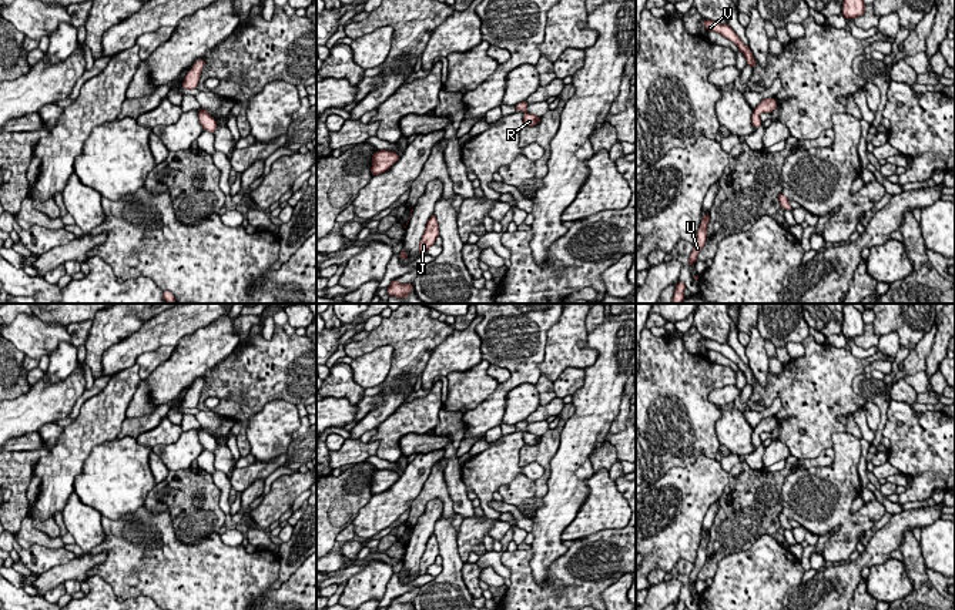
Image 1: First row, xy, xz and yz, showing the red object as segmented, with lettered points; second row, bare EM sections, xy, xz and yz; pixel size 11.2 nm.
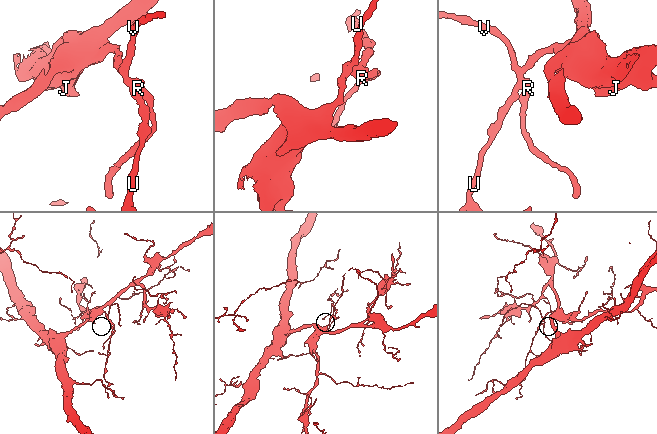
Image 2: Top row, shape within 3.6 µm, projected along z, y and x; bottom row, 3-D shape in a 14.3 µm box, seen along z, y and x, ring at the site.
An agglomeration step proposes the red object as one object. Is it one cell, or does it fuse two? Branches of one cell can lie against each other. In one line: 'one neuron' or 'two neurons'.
one neuron

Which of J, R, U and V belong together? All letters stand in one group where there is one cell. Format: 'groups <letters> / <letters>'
groups J R U V

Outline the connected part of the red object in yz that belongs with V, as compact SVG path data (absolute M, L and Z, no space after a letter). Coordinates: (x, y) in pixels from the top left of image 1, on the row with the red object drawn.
M704 20L704 21L701 21L701 24L704 24L708 31L720 33L721 36L724 36L726 38L733 41L738 47L738 50L744 54L744 57L747 60L747 64L751 68L755 67L757 63L754 60L754 56L753 56L750 47L745 46L740 40L740 37L734 33L734 30L728 24L718 24L718 23L713 21L713 20Z

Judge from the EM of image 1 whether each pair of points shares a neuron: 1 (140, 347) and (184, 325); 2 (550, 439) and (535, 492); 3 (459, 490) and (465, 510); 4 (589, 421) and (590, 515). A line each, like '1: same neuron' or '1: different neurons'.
1: same neuron
2: same neuron
3: same neuron
4: different neurons

